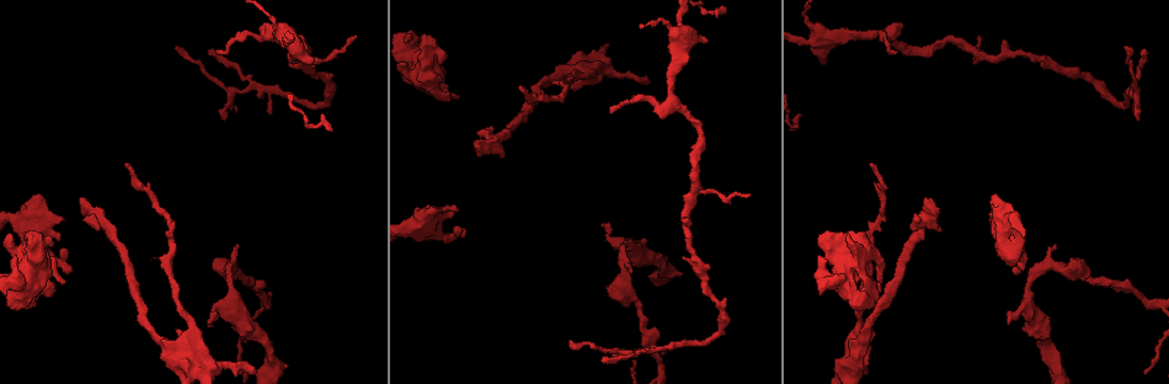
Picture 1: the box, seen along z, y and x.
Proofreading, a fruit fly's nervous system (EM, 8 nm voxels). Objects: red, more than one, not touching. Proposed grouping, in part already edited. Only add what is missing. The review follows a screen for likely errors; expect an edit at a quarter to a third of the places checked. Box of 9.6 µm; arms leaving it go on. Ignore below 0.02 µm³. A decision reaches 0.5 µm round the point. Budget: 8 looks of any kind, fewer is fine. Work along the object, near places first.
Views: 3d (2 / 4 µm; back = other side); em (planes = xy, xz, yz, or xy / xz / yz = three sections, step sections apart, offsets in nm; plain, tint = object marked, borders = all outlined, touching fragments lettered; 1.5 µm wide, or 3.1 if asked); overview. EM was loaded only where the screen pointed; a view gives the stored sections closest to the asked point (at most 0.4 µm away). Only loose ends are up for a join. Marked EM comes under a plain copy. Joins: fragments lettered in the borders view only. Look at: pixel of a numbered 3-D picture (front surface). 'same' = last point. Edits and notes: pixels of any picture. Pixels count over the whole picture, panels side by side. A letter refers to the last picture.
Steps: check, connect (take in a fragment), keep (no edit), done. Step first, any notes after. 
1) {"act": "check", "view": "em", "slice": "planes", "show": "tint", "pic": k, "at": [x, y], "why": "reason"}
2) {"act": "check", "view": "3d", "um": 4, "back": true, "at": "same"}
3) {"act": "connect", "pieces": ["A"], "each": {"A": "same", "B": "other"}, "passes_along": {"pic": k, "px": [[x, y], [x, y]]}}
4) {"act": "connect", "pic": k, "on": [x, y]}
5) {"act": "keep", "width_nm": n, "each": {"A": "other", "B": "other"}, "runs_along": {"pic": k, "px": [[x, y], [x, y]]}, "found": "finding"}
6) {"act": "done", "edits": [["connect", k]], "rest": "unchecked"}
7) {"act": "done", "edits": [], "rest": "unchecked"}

{"act": "check", "view": "3d", "um": 2, "pic": 1, "at": [254, 374], "why": "an open end"}

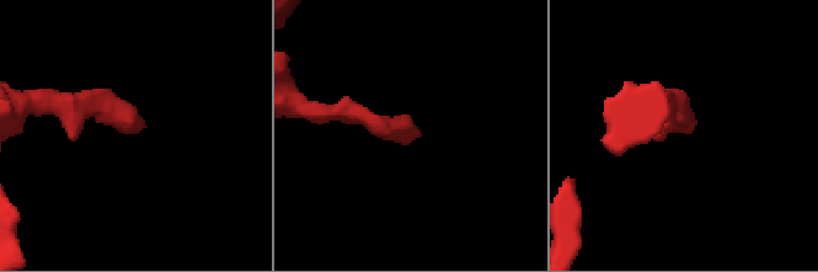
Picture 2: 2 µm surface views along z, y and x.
{"act": "check", "view": "em", "slice": "planes", "show": "borders", "pic": 2, "at": [137, 132], "why": "need the tissue"}

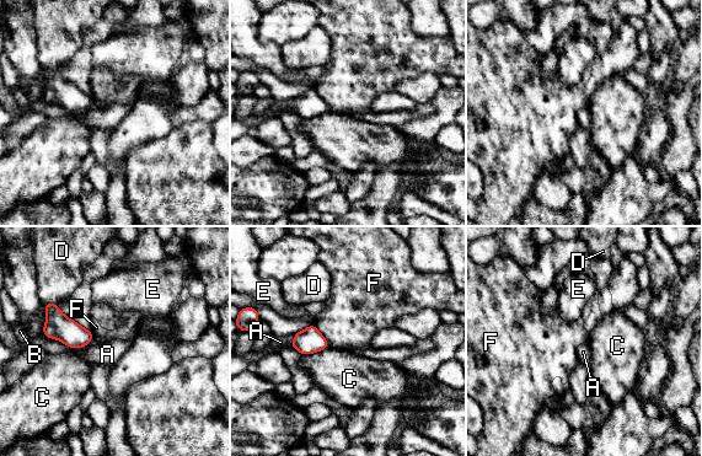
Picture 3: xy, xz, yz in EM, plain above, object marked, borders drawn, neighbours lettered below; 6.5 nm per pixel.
{"act": "keep", "width_nm": 160, "each": {"A": "other", "B": "other", "C": "other", "D": "other", "E": "other", "F": "other"}, "border": {"pic": 3, "px": [[42, 334], [69, 347], [94, 339]]}, "found": "none of them fits"}

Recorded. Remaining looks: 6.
{"act": "check", "view": "3d", "um": 2, "pic": 1, "at": [995, 197], "why": "branch stops here"}

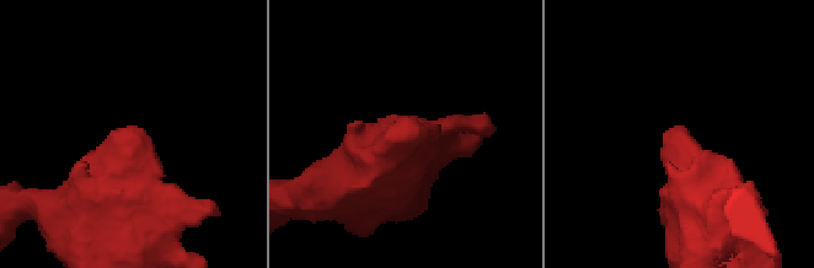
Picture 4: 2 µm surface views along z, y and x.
{"act": "check", "view": "em", "slice": "yz", "step": 8, "show": "tint", "pic": 4, "at": [674, 128]}

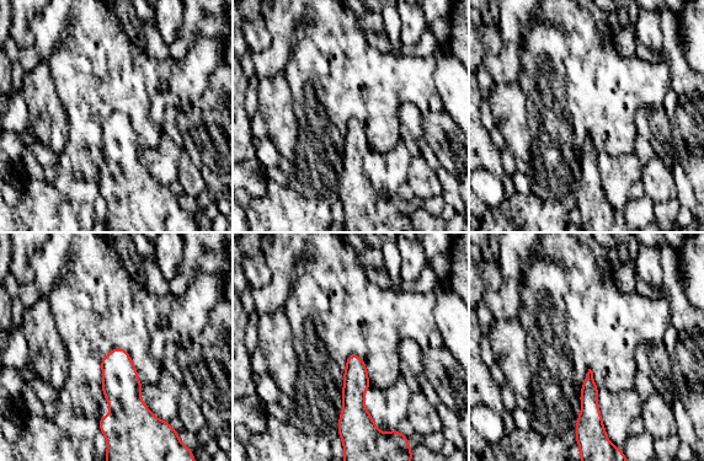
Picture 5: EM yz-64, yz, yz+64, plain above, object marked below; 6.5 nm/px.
{"act": "check", "view": "em", "slice": "planes", "show": "borders", "at": "same", "why": "another direction"}

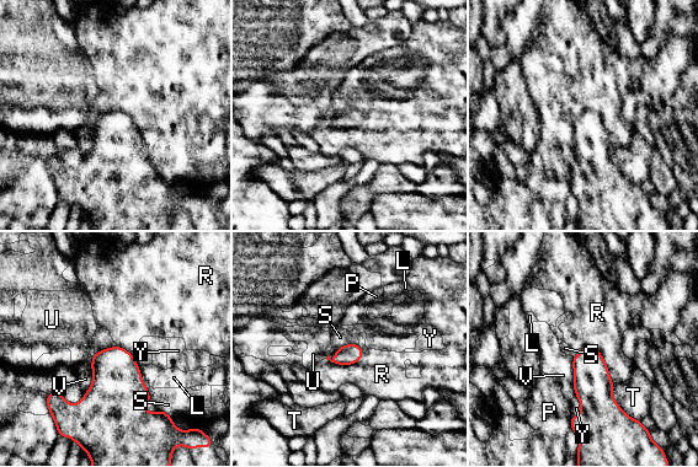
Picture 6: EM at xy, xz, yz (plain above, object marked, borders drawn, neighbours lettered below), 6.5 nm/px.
{"act": "keep", "each": {"L": "other", "P": "other", "R": "other", "S": "other", "T": "other", "U": "other", "V": "other", "Y": "other"}, "border": {"pic": 6, "px": [[358, 344], [344, 344], [339, 348]]}, "found": "none of them fits"}

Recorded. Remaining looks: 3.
{"act": "check", "view": "3d", "um": 4, "pic": 1, "at": [417, 76], "why": "an open end"}

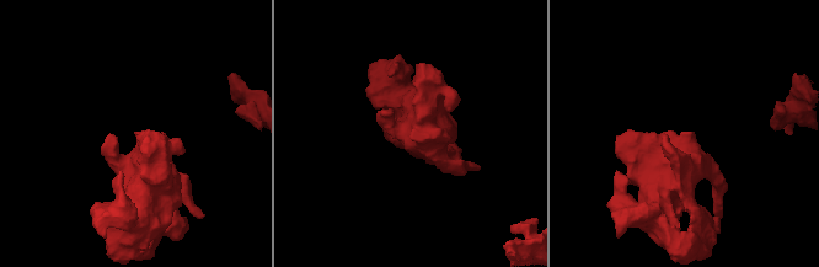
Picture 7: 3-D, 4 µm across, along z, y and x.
{"act": "check", "view": "em", "slice": "xz", "step": 8, "show": "tint", "pic": 7, "at": [688, 134], "why": "shape alone is not enough"}

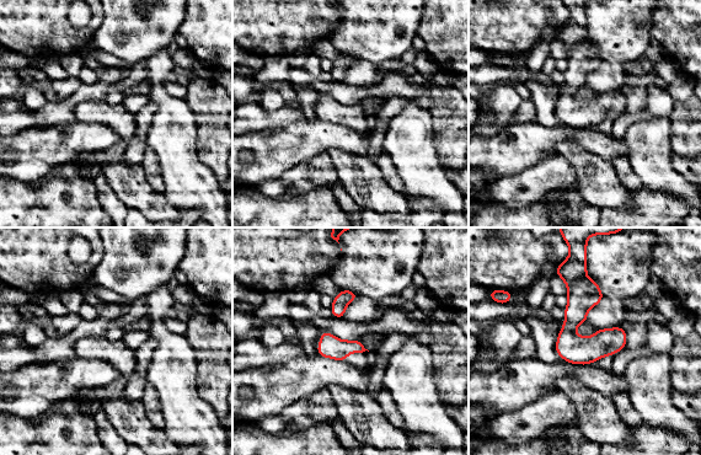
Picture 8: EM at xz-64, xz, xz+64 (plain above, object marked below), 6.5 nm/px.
{"act": "check", "view": "em", "slice": "planes", "show": "borders", "at": "same", "why": "cut it another way"}

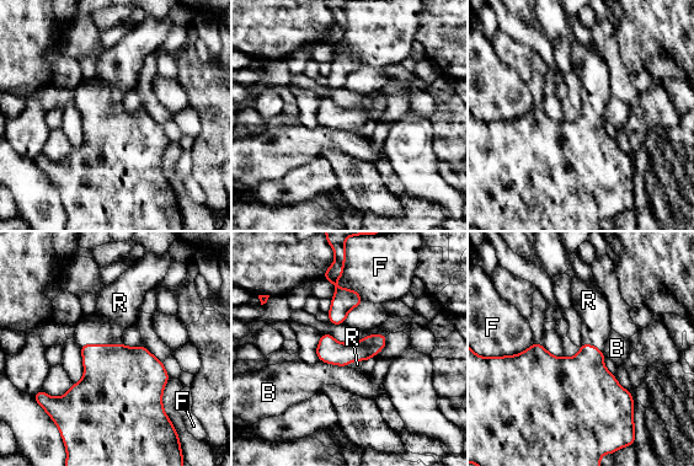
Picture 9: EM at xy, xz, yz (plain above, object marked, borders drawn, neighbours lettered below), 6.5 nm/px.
{"act": "connect", "pieces": ["R"], "longest_contact_nm": ["F", 280], "each": {"B": "other", "F": "other", "R": "same"}, "passes_along": {"pic": 9, "px": [[117, 378], [100, 344], [116, 310]]}, "found": "the cell continues"}

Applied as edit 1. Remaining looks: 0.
{"act": "done", "edits": [["connect", 9]], "rest": "unchecked"}

